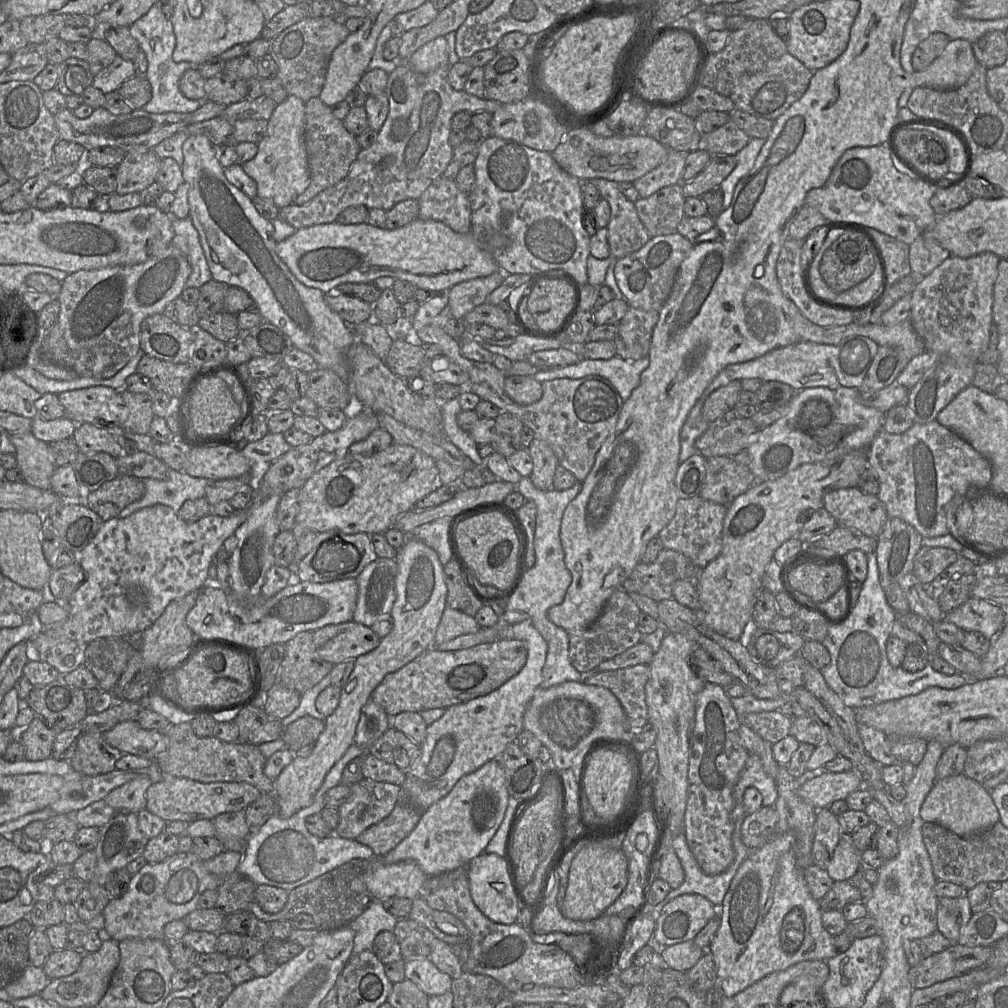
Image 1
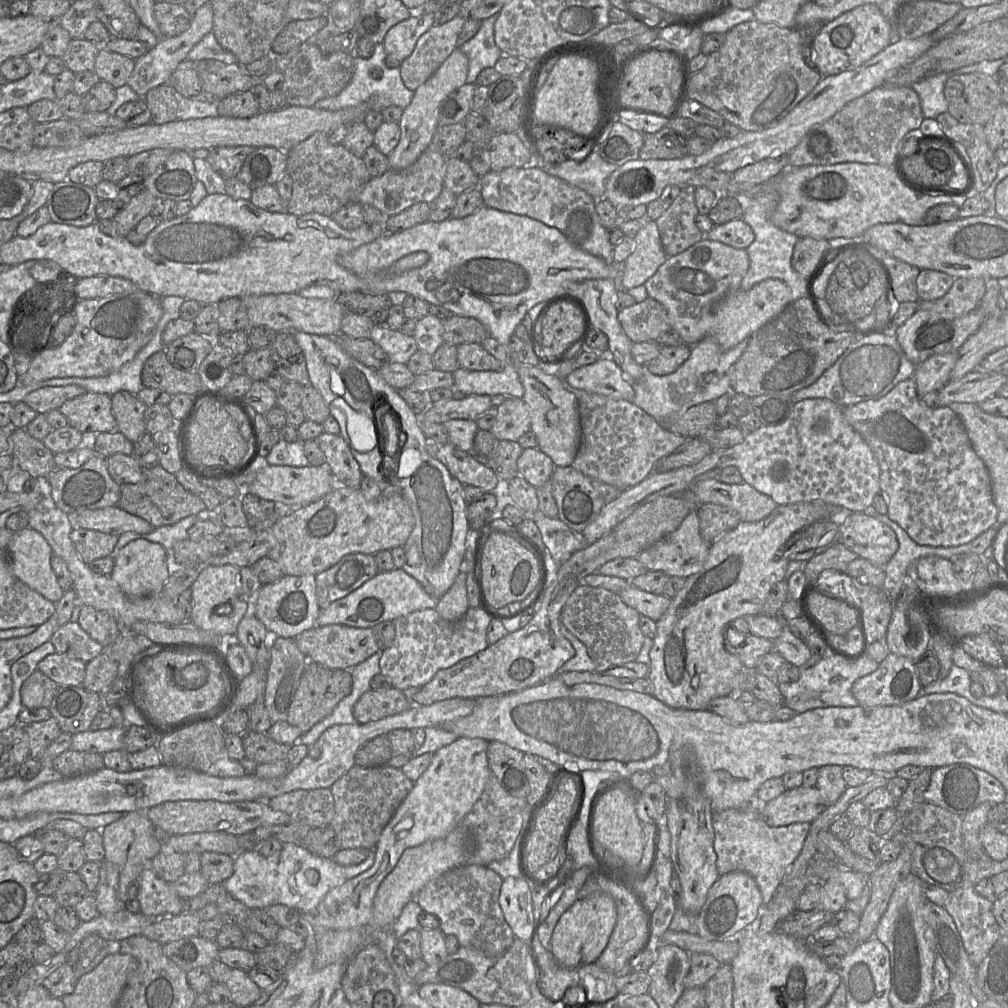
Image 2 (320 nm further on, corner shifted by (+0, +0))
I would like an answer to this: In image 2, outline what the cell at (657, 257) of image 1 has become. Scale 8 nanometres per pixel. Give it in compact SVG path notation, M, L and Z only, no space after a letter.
M704 237L685 251L668 257L644 286L649 297L660 302L667 310L671 331L677 333L683 343L695 345L709 336L709 329L712 326L712 307L730 292L741 288L741 282L749 266L750 260L745 249L735 249Z

